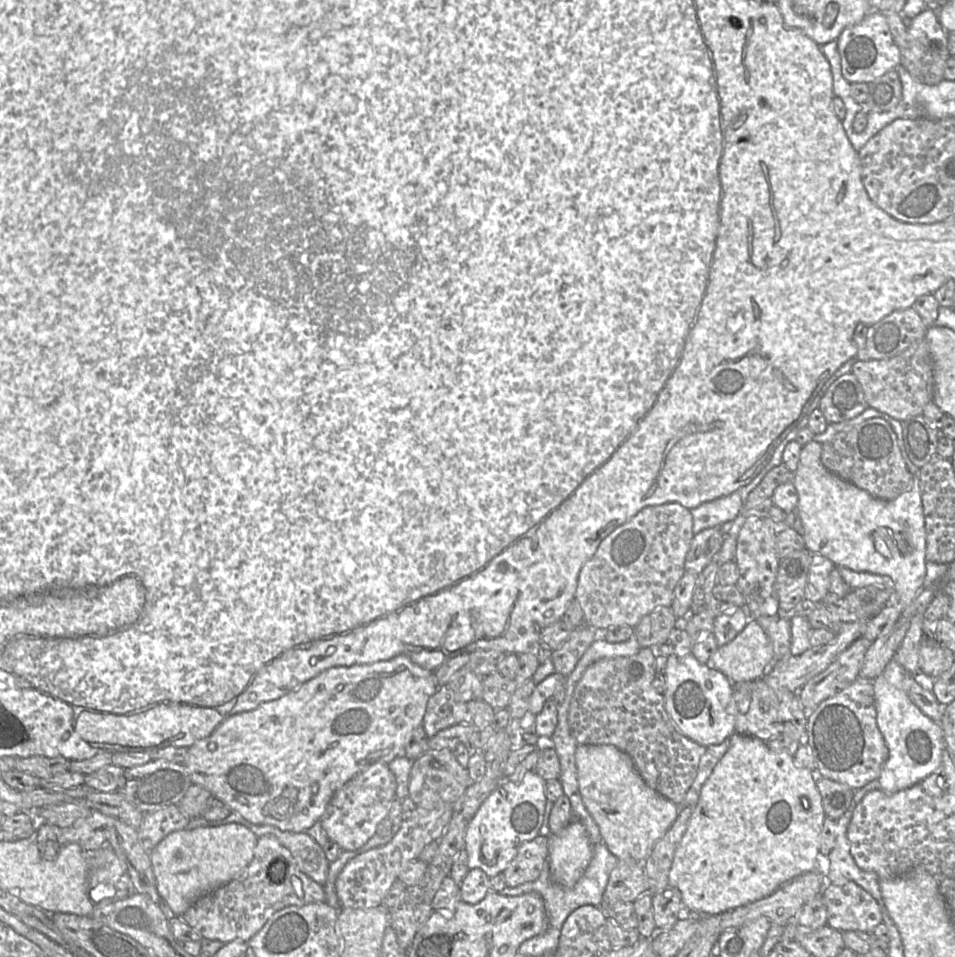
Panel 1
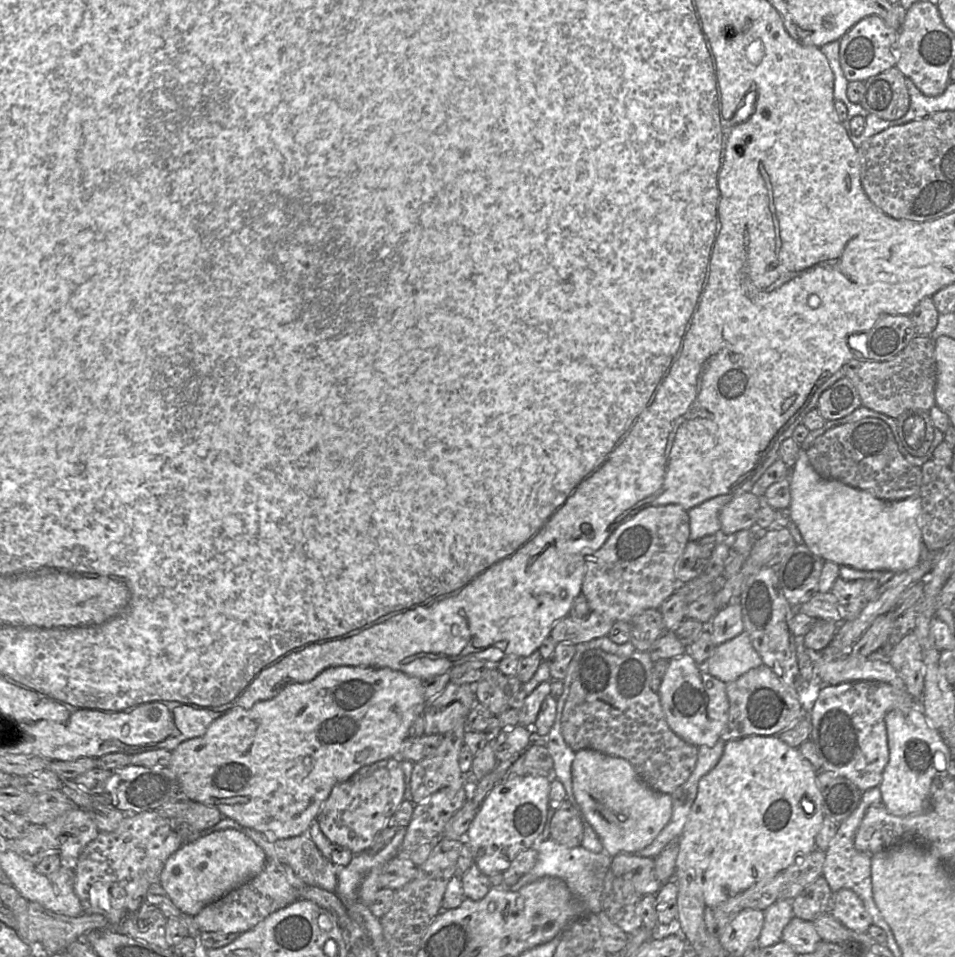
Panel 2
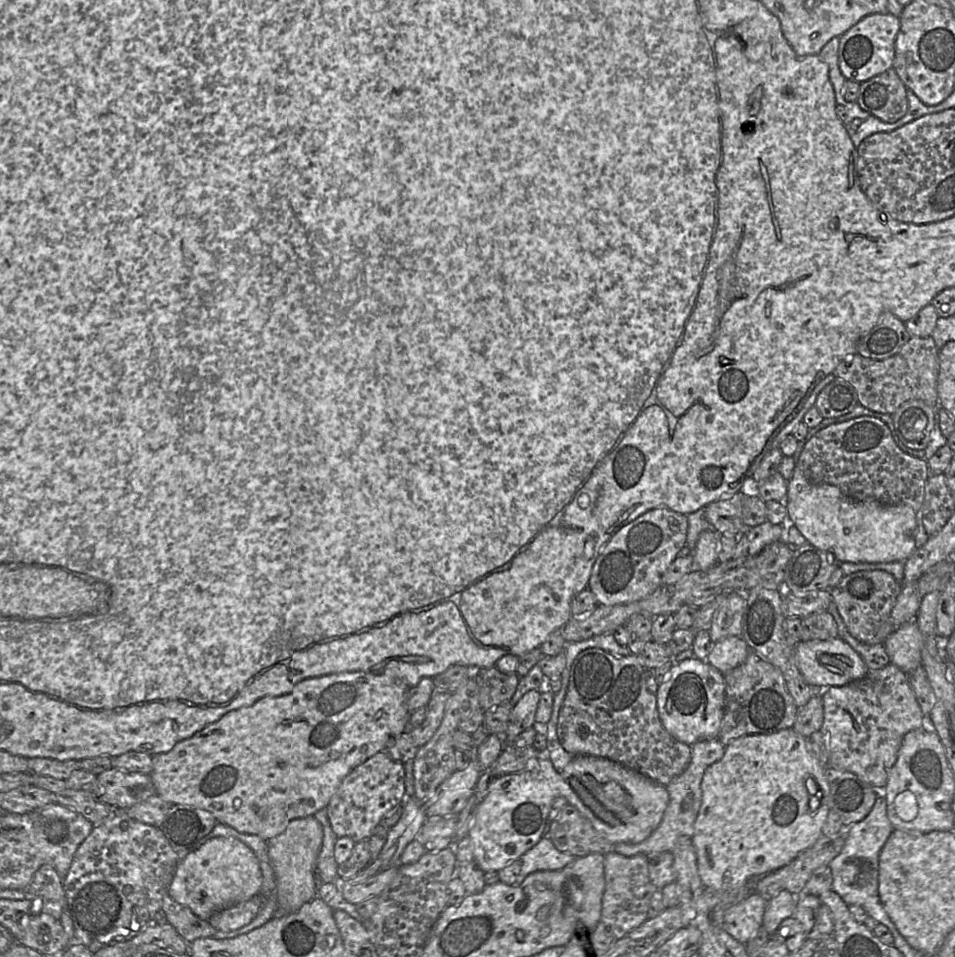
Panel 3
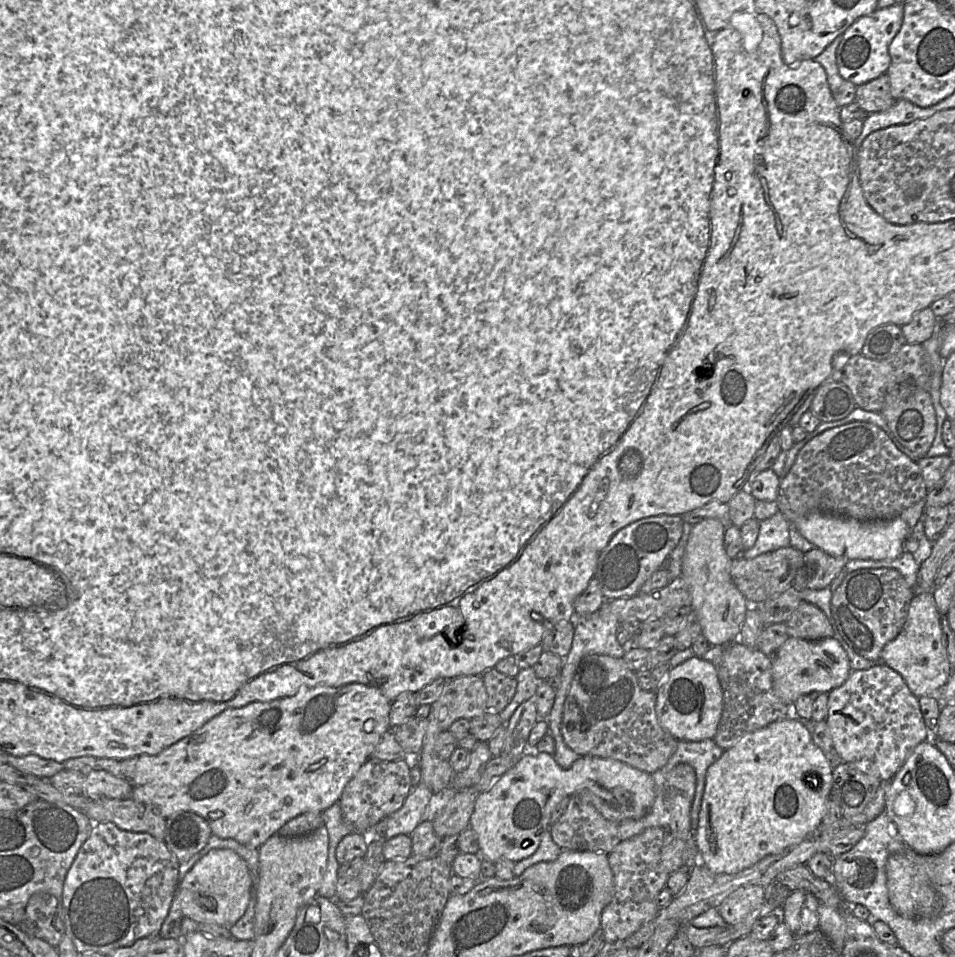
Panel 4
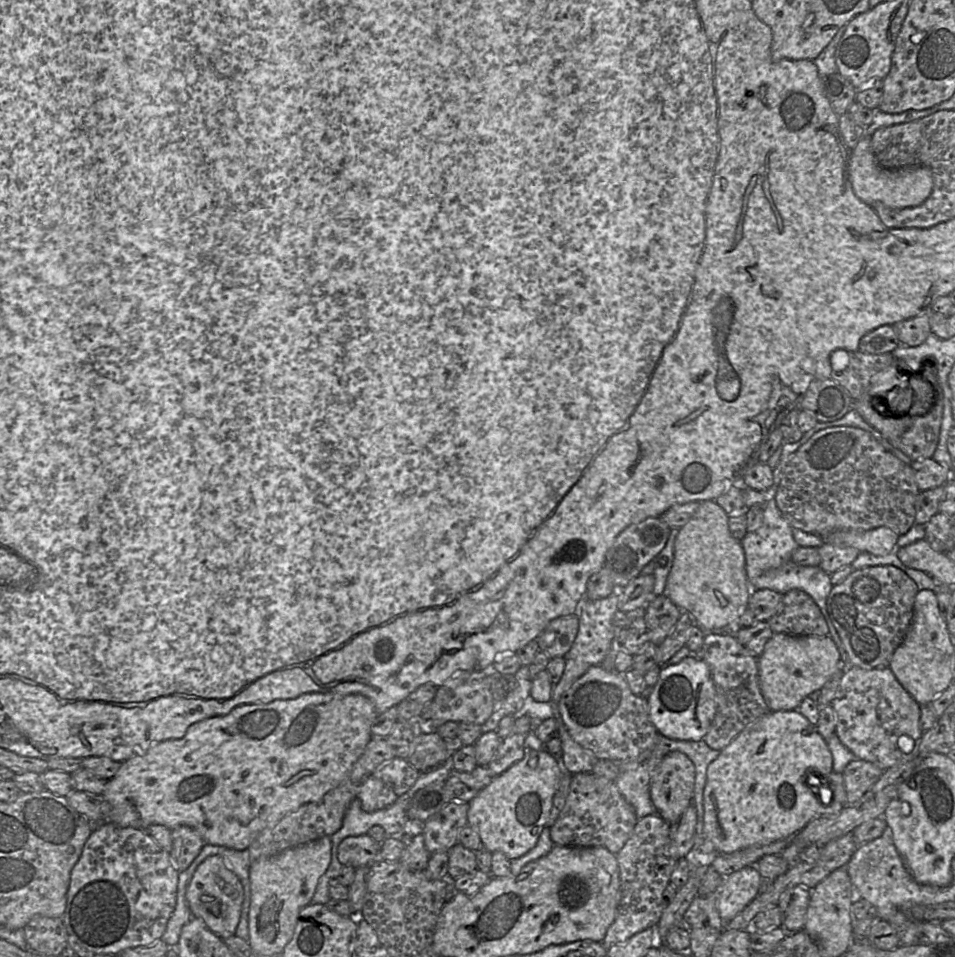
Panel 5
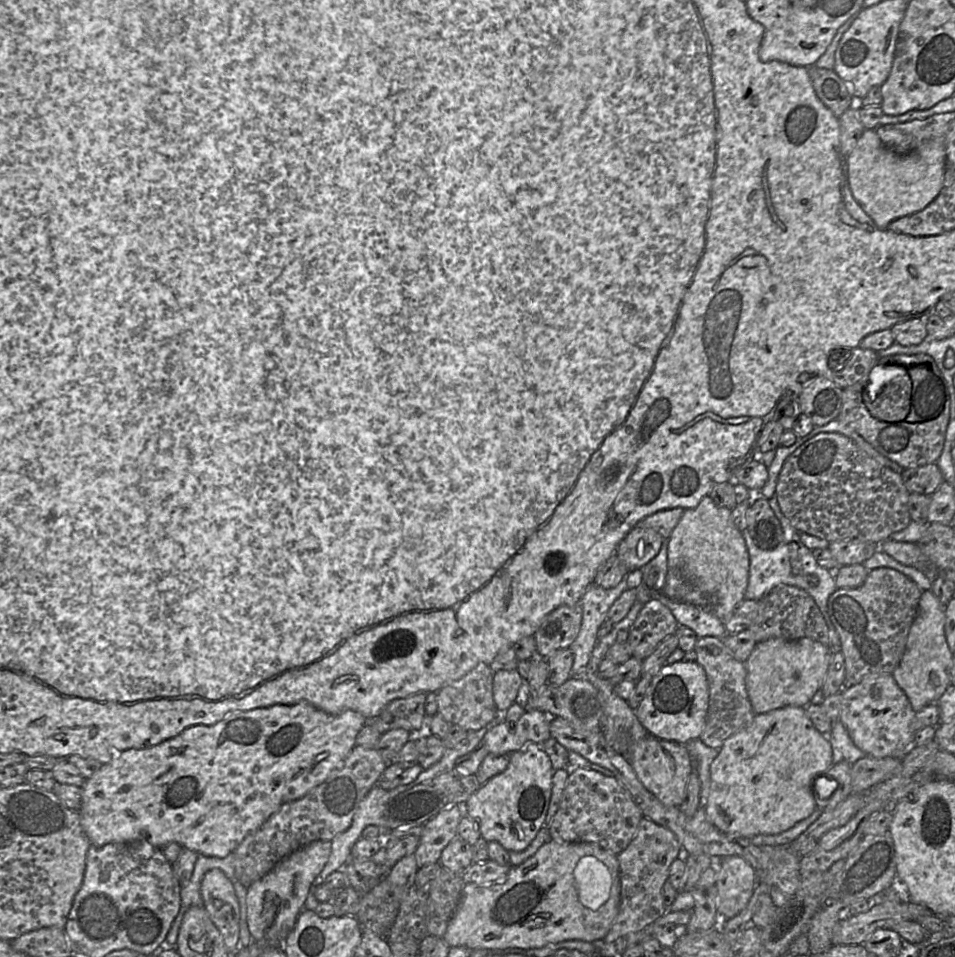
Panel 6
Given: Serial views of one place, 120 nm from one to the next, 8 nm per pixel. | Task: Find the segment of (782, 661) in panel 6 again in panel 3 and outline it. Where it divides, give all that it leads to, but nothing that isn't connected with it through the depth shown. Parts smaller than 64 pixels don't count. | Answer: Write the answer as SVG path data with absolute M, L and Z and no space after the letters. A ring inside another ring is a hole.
M842 639L799 641L795 647L795 663L809 685L843 686L864 677L869 669L860 655Z

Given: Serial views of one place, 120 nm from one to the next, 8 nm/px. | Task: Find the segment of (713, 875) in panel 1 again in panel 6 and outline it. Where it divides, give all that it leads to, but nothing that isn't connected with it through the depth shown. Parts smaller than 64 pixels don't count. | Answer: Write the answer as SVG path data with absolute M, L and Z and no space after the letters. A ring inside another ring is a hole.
M785 706L766 713L755 714L750 724L741 728L724 741L718 756L710 765L710 791L705 807L707 819L721 832L732 836L751 838L759 834L775 835L782 833L810 816L816 809L817 797L819 798L819 783L828 778L824 774L826 774L832 765L833 751L830 741L827 736L815 728L811 719L806 714L804 707Z

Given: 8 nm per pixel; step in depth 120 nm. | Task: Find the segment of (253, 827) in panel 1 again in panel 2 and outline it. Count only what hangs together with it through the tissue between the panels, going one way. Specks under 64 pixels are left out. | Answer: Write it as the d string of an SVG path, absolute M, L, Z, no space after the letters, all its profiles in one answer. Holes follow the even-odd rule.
M223 817L223 819L214 826L203 830L203 832L200 831L199 838L215 831L230 828L245 833L264 851L267 859L276 860L289 866L294 874L305 884L316 886L329 892L334 892L336 890L337 872L339 867L335 866L329 859L326 859L307 835L302 834L296 837L280 838L270 841L263 833L242 826L233 819Z

